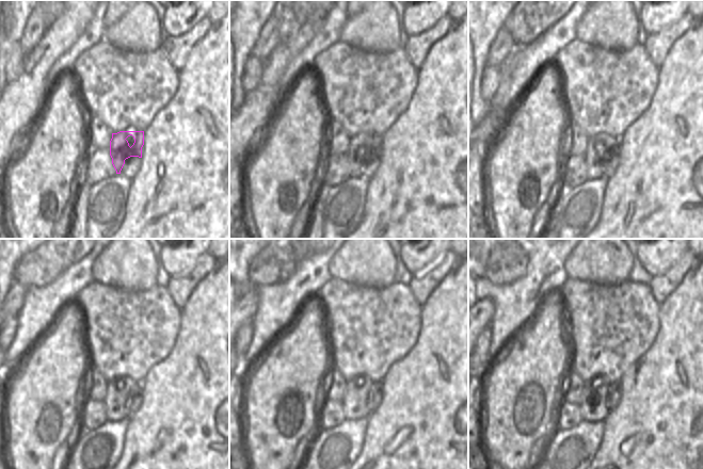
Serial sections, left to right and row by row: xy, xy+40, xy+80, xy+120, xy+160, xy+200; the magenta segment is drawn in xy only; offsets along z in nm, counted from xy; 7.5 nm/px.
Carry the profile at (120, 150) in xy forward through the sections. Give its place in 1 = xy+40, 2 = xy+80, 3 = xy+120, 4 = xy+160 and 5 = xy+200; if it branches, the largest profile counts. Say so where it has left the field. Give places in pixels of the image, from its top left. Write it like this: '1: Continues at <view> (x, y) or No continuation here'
1: Continues at xy+40 (357, 154)
2: Continues at xy+80 (595, 155)
3: Continues at xy+120 (116, 401)
4: Continues at xy+160 (354, 399)
5: Continues at xy+200 (592, 407).

